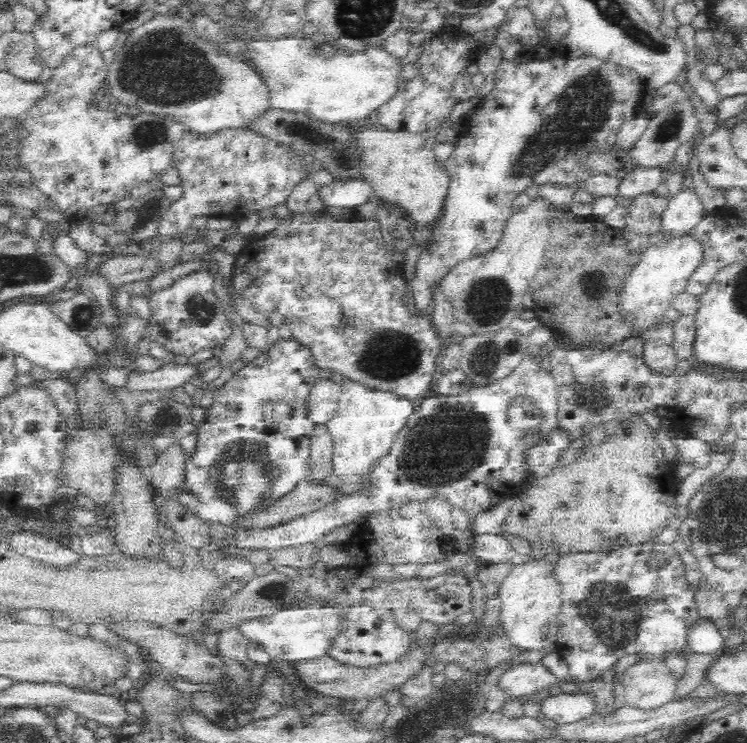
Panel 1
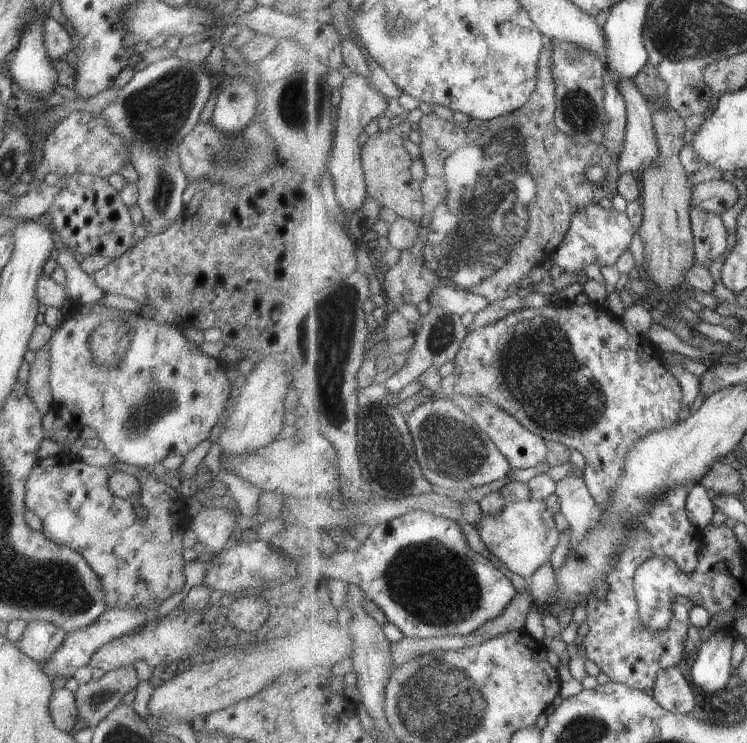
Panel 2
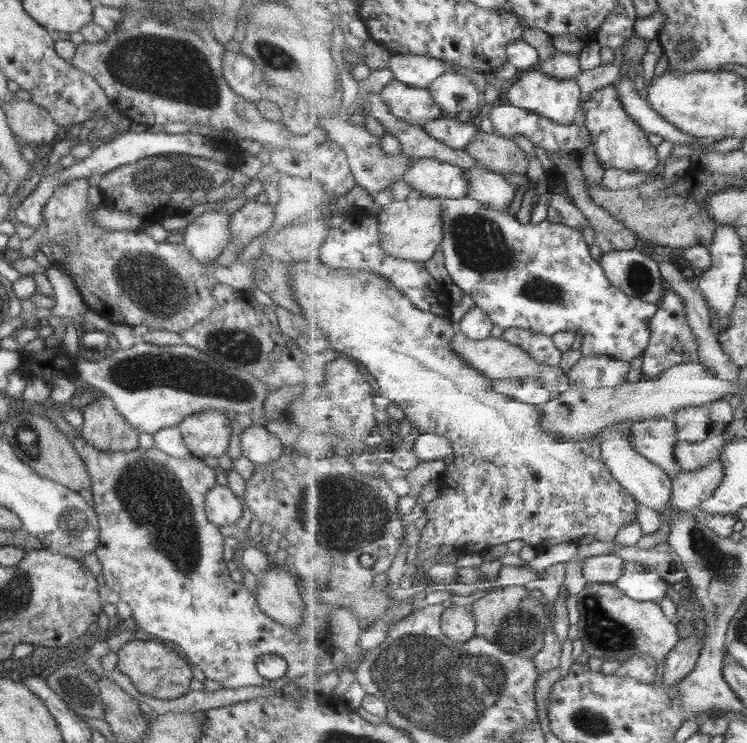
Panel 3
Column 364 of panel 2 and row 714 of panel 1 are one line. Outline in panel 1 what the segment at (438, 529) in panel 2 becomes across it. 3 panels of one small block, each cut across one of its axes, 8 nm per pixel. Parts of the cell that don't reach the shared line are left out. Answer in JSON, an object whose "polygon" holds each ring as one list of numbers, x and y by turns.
{"polygon":[[559,693,541,702,541,714,558,725,573,724,595,713,595,705,588,694]]}

